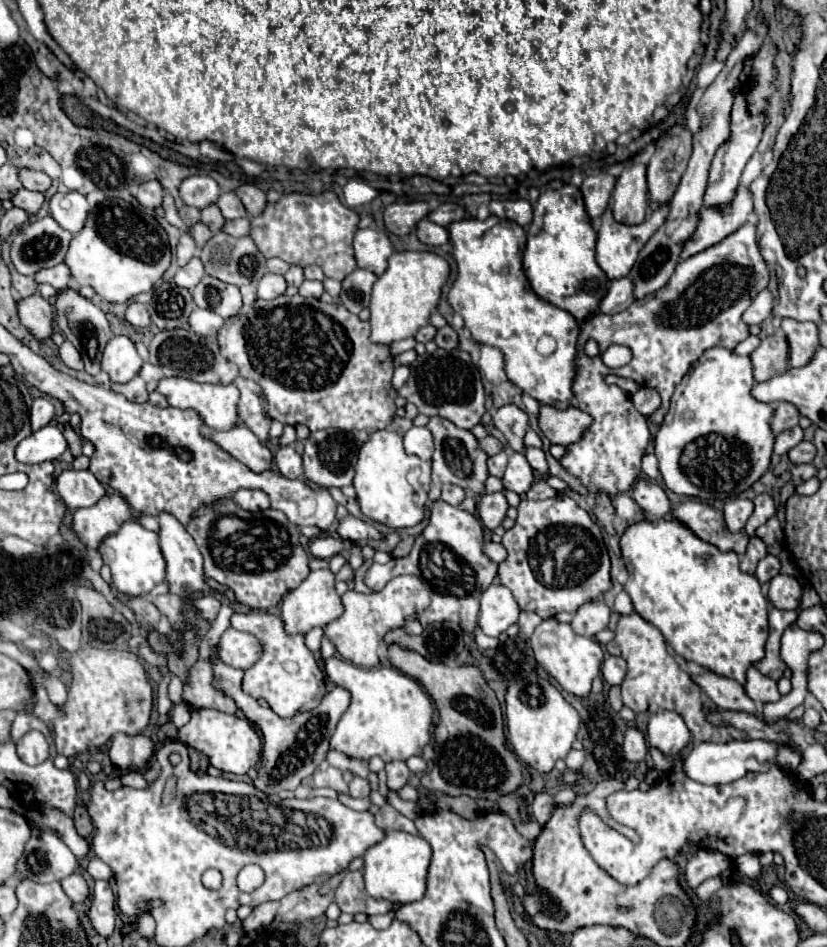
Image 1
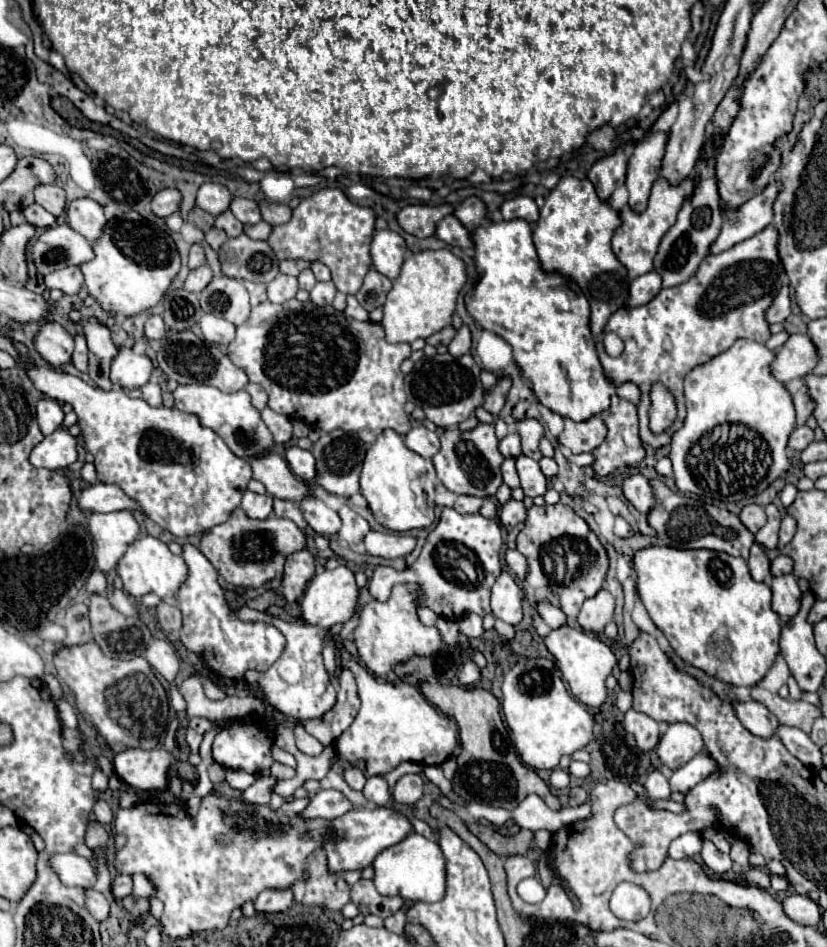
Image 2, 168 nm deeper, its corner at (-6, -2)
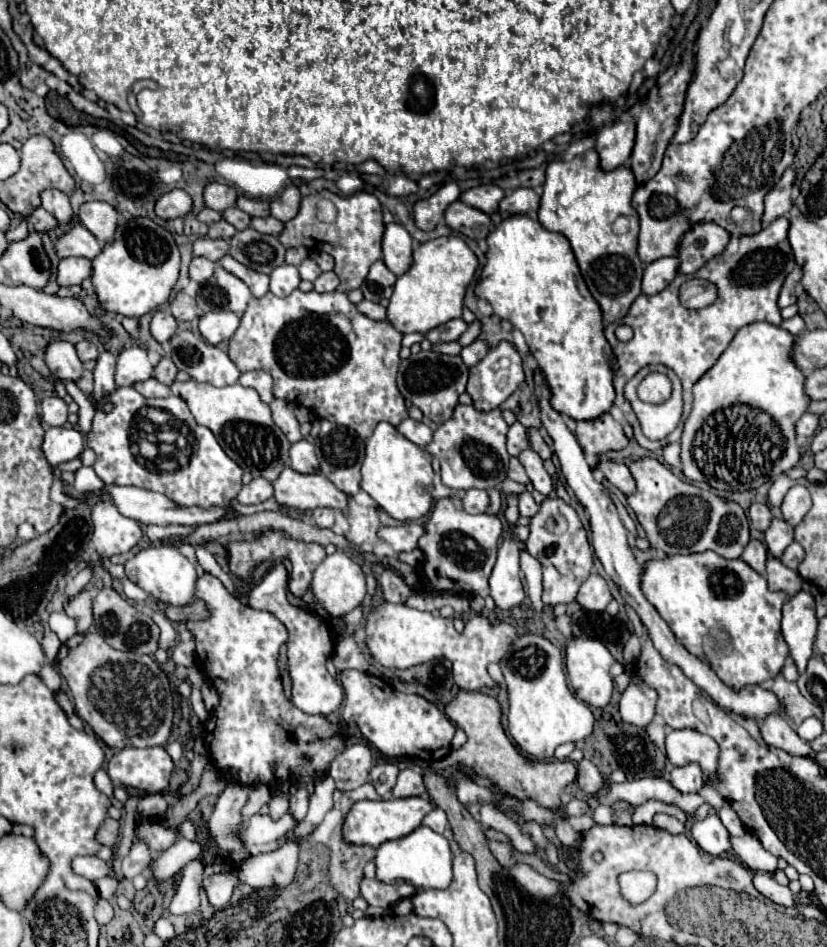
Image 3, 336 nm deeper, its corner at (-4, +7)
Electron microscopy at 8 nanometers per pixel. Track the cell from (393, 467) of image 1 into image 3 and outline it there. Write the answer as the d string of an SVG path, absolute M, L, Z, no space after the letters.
M379 422L373 436L365 444L365 460L361 466L361 488L393 518L407 522L423 518L433 504L431 486L433 486L433 468L431 456L411 444L403 434L397 432L389 422Z

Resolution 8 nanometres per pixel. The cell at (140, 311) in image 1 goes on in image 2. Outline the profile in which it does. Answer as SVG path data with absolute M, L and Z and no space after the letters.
M151 315L145 323L145 337L147 339L161 339L165 335L165 323L159 315Z

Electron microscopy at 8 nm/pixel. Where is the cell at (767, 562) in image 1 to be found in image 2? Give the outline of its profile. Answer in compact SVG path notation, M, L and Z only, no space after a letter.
M777 555L771 561L771 575L779 577L779 575L785 575L785 573L793 573L793 561L785 555Z

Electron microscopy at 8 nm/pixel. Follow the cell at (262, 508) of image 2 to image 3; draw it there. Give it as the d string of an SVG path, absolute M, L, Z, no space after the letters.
M255 478L247 486L241 488L241 492L237 494L237 500L241 504L259 504L259 502L265 502L267 498L271 498L271 496L273 496L271 482L263 480L263 478Z

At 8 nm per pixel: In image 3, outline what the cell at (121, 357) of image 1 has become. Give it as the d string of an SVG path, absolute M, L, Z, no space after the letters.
M127 346L117 356L117 386L133 386L137 382L149 380L153 374L153 364L147 358L147 350L141 346Z

